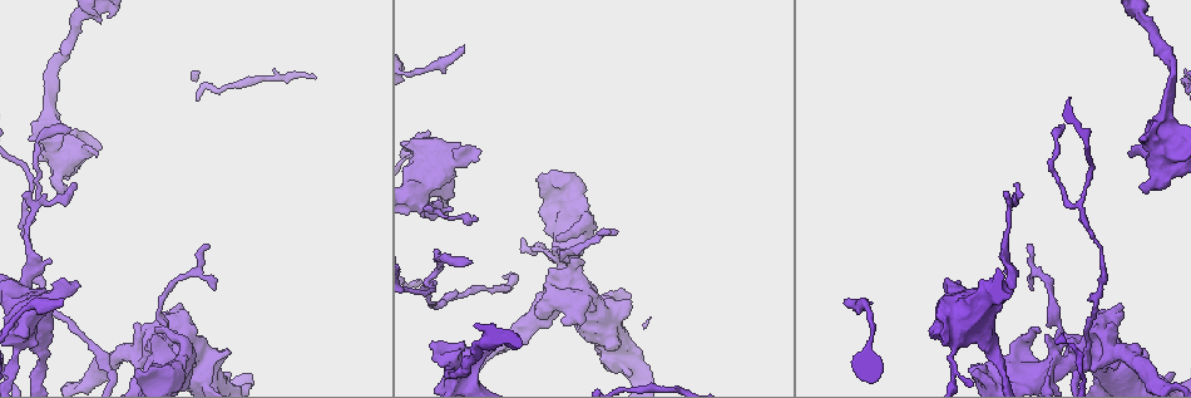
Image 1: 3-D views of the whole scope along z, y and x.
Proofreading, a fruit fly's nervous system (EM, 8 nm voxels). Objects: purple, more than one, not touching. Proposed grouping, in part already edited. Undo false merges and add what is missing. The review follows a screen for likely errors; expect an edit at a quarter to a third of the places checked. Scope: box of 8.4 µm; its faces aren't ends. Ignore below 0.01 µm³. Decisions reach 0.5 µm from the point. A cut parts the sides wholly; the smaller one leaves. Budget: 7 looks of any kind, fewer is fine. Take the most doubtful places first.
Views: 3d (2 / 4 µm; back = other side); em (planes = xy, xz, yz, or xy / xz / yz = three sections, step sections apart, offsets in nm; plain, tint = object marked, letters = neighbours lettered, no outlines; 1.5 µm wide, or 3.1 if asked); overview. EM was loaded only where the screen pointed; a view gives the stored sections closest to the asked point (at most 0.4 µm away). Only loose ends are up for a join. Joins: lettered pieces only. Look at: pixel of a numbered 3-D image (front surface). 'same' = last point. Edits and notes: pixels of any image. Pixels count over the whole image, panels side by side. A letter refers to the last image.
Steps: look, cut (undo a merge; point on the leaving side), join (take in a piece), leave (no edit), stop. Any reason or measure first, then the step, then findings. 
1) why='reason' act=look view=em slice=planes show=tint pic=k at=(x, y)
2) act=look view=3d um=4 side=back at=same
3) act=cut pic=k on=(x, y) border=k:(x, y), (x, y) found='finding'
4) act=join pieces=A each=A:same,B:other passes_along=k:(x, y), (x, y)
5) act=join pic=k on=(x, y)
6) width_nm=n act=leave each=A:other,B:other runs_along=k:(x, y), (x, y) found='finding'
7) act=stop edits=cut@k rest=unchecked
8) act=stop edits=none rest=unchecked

why='branch stops here' act=look view=3d um=2 pic=1 at=(1129, 155)

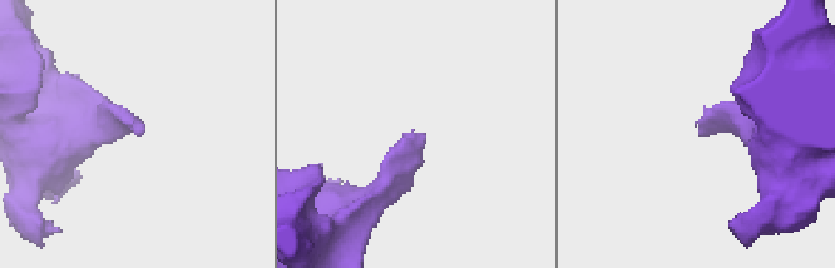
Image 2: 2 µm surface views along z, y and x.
act=look view=em slice=planes show=tint pic=2 at=(704, 124)

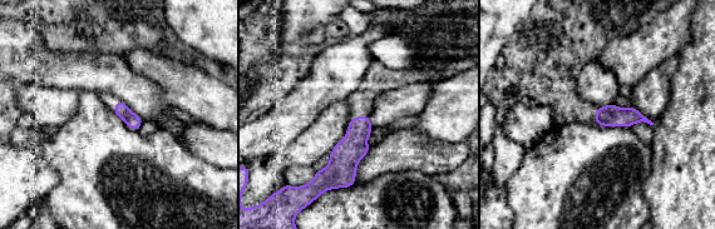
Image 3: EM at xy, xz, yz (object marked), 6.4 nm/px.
act=look view=em slice=planes show=letters at=same

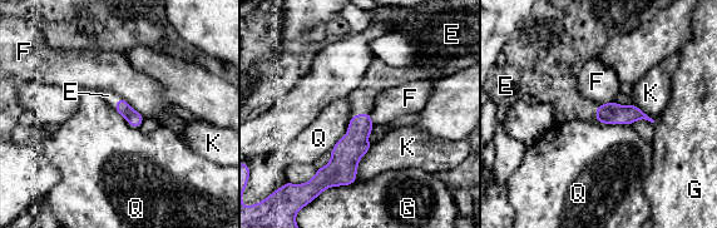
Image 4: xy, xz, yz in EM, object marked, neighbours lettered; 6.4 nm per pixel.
act=join pieces=E each=E:same,F:other,G:other,K:other,Q:other passes_along=4:(354, 145), (360, 114), (376, 79) found='the neuron continues'

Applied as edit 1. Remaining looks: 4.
act=look view=overview

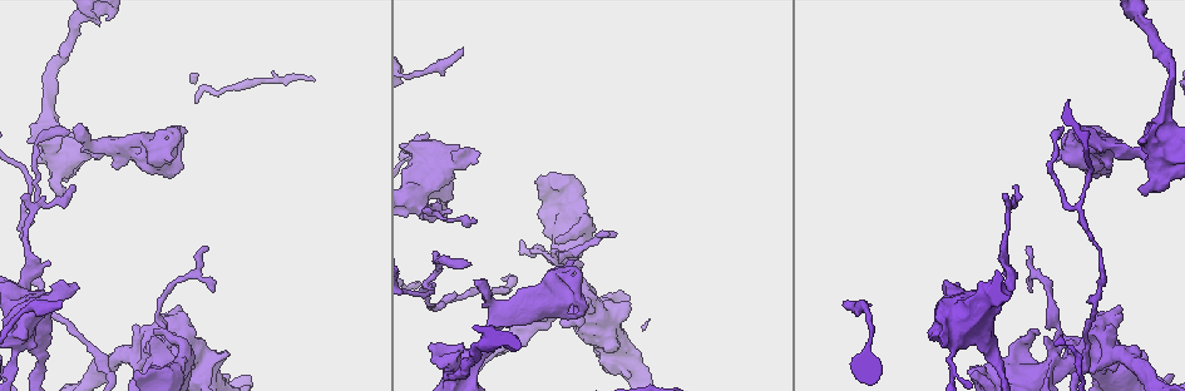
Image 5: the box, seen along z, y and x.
why='long arm stops here' act=look view=em slice=planes show=letters pic=5 at=(1014, 186)

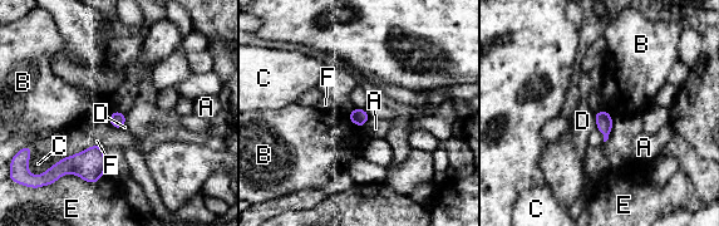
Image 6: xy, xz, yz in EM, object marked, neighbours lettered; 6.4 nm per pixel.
width_nm=100 act=leave each=A:other,B:other,C:other,D:other,E:other,F:other found='none of them fits'

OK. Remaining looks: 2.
act=stop edits=join@4 rest=unchecked

